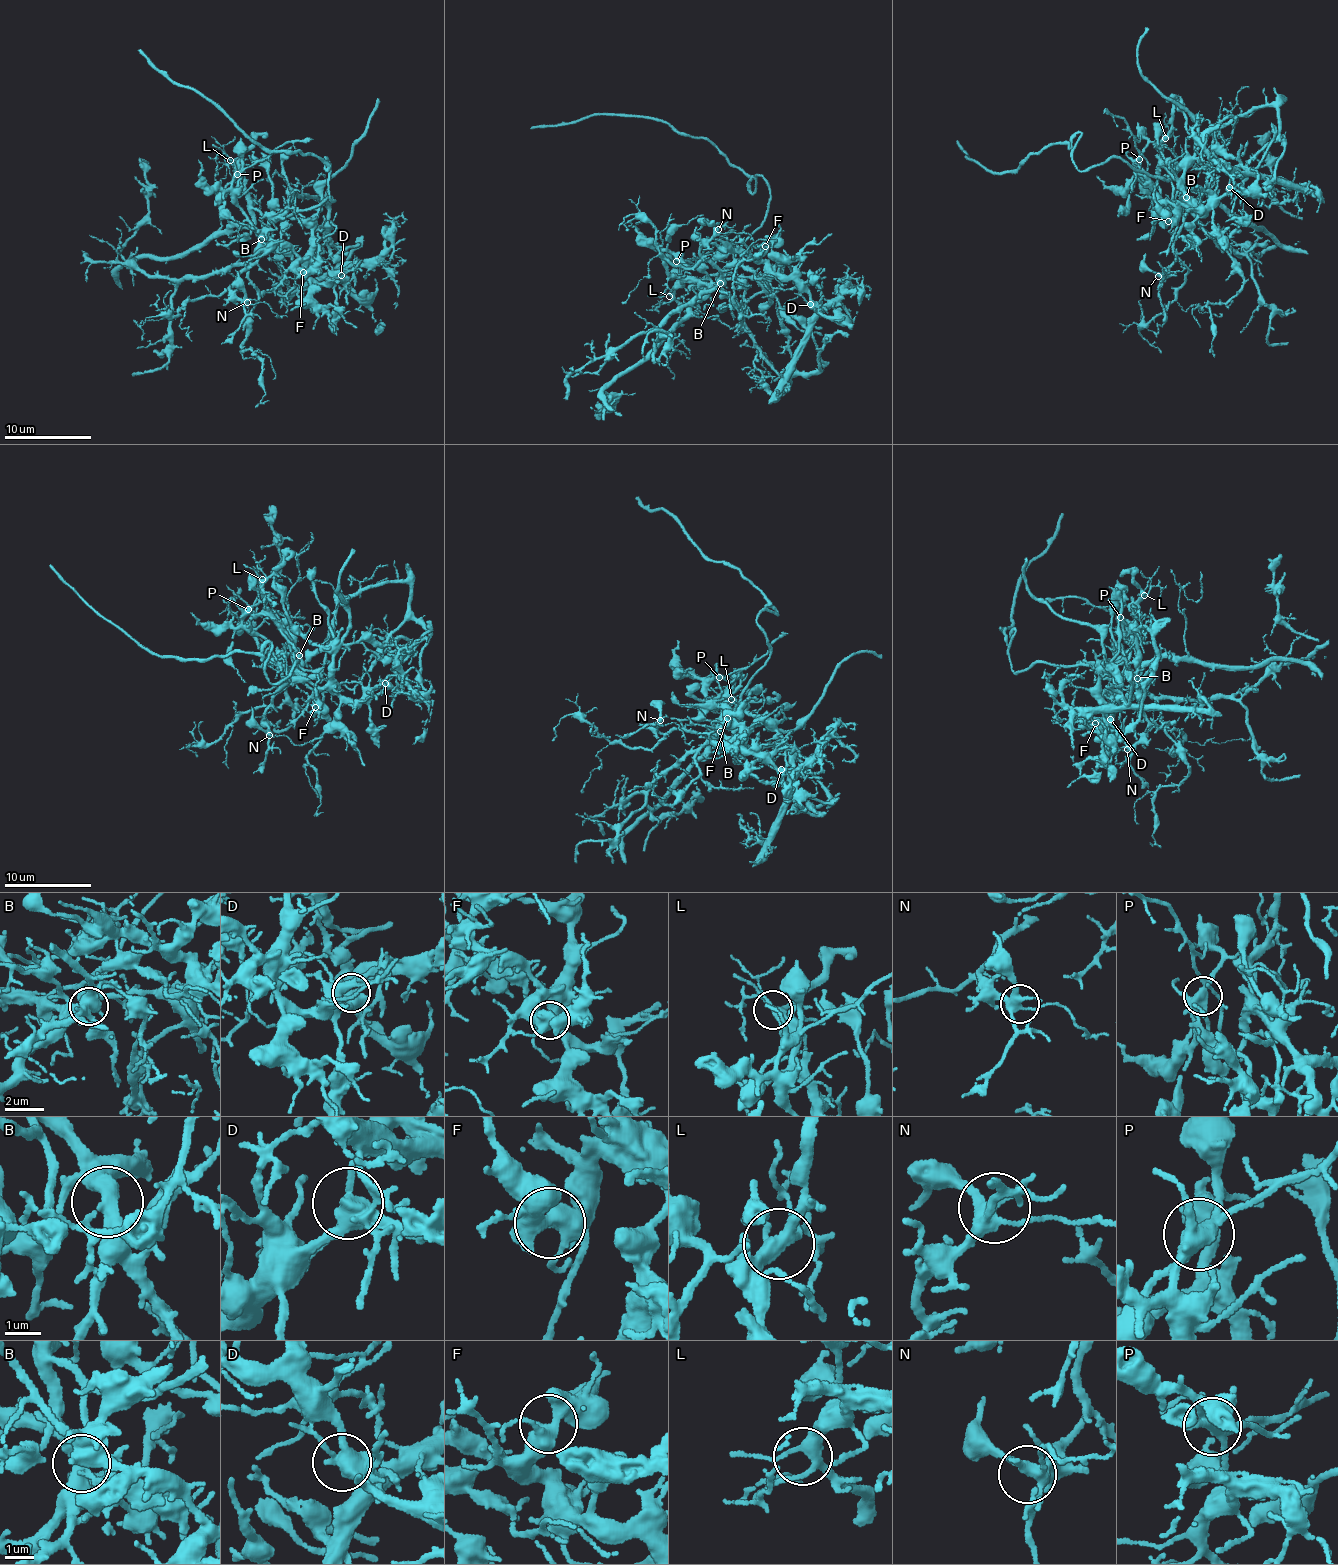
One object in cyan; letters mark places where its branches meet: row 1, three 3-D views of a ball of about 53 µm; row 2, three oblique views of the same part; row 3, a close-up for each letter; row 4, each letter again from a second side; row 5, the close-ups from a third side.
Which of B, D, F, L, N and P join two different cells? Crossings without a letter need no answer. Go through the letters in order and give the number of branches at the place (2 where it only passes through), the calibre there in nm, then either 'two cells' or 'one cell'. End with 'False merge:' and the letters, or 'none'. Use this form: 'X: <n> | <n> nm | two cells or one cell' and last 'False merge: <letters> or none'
B: 3 | 380 nm | two cells
D: 4 | 400 nm | two cells
F: 3 | 440 nm | one cell
L: 4 | 320 nm | one cell
N: 4 | 360 nm | one cell
P: 4 | 400 nm | two cells
False merge: B, D, P

